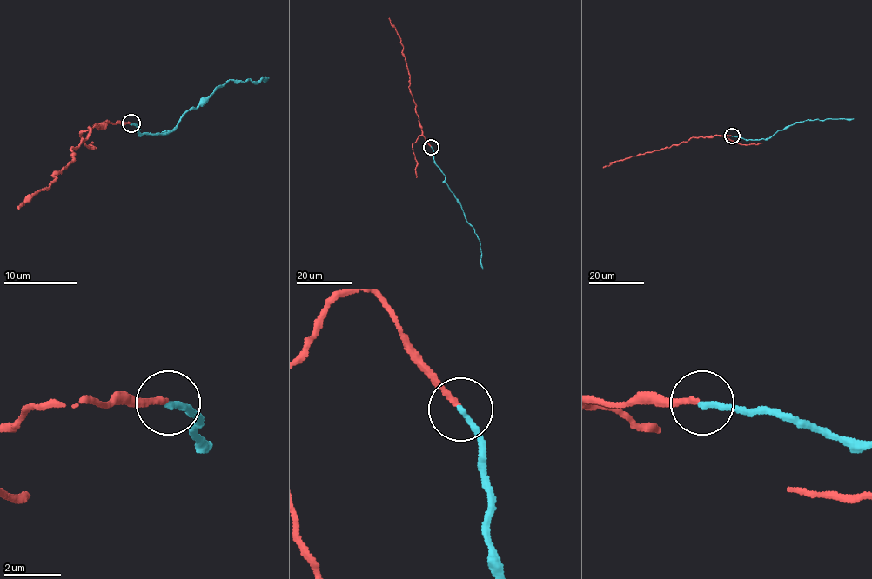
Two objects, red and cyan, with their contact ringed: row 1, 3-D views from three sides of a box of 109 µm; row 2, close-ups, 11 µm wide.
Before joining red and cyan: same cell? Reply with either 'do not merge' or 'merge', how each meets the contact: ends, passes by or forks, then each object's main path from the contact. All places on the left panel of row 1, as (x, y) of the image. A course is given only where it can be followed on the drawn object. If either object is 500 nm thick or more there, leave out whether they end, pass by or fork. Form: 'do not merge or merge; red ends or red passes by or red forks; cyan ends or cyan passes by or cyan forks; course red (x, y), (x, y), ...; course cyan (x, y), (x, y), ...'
merge; red ends; cyan ends; course red (130, 123), (90, 127), (90, 134), (71, 149), (73, 157), (48, 187), (35, 192), (18, 209); course cyan (130, 123), (136, 124), (141, 134), (167, 132), (218, 86), (248, 79), (253, 83), (268, 77)

